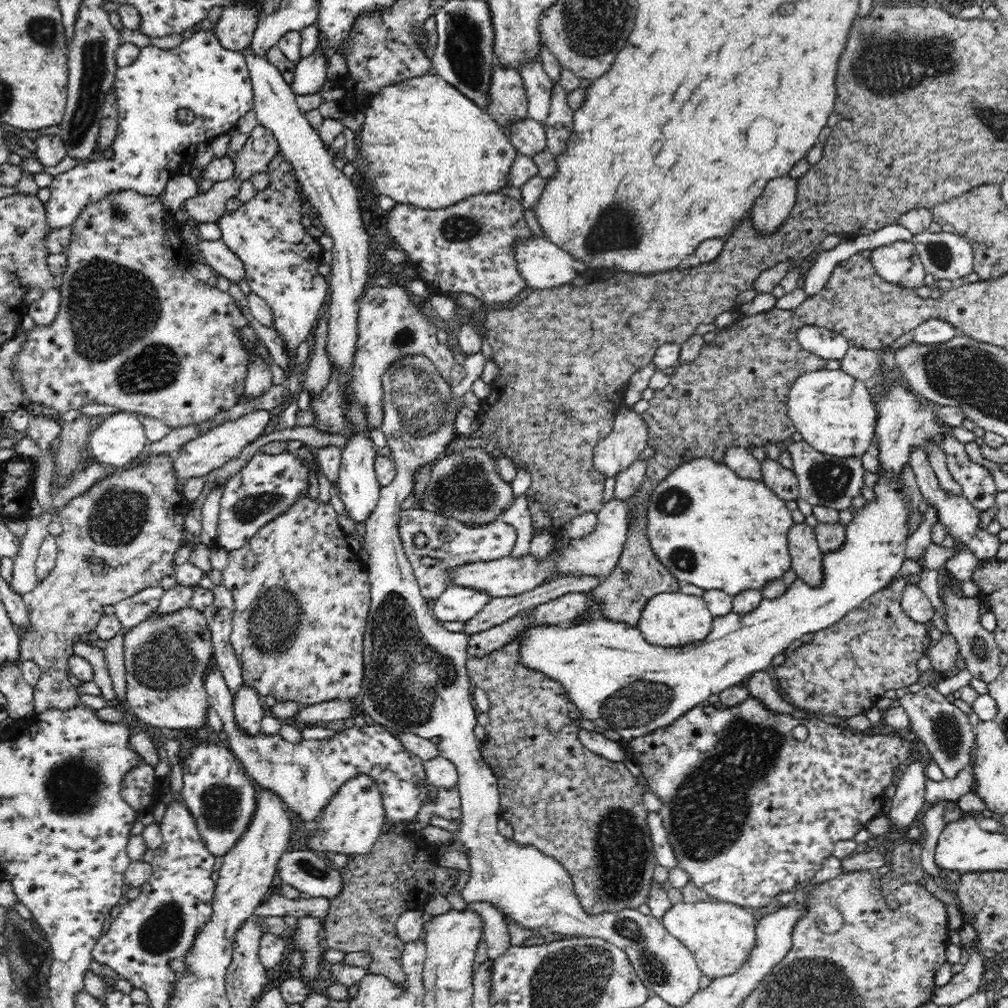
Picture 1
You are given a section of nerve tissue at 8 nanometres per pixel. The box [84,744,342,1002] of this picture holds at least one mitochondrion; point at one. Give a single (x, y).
(163, 929)

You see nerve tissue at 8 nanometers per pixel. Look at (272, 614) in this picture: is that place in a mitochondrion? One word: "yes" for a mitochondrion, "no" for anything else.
yes

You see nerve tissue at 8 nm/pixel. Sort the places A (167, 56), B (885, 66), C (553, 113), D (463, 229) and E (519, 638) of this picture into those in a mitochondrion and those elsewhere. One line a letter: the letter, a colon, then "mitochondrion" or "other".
A: other
B: mitochondrion
C: other
D: mitochondrion
E: other

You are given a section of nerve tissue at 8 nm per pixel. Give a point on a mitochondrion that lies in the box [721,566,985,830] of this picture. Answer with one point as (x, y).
(946, 730)

